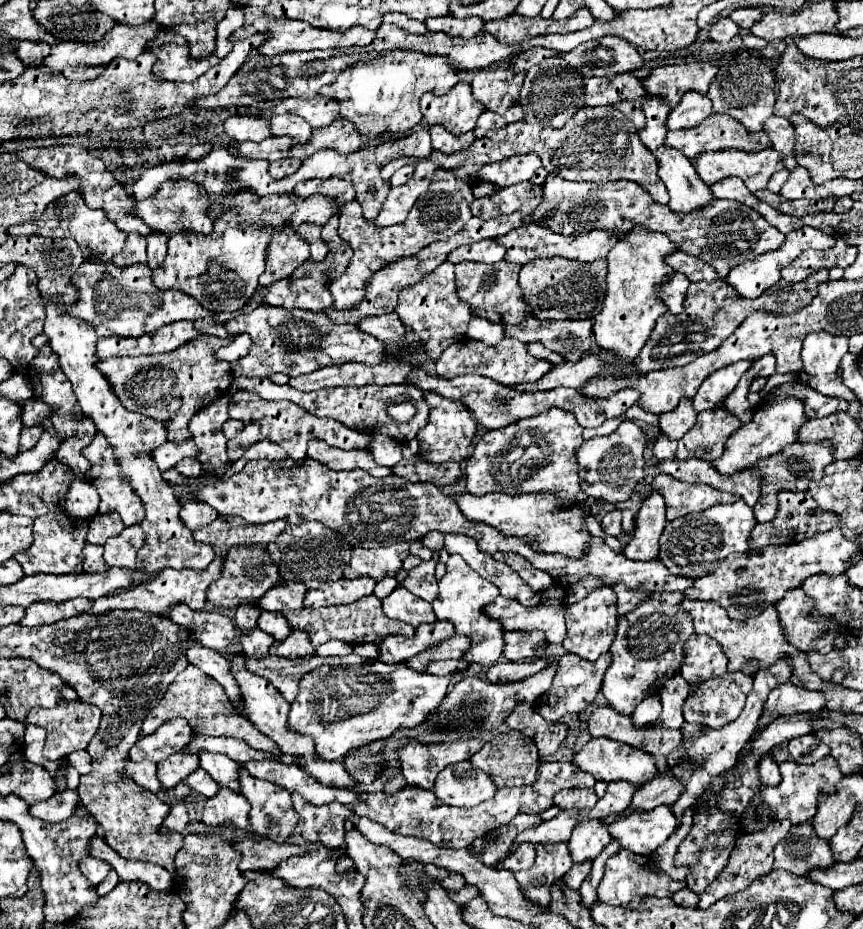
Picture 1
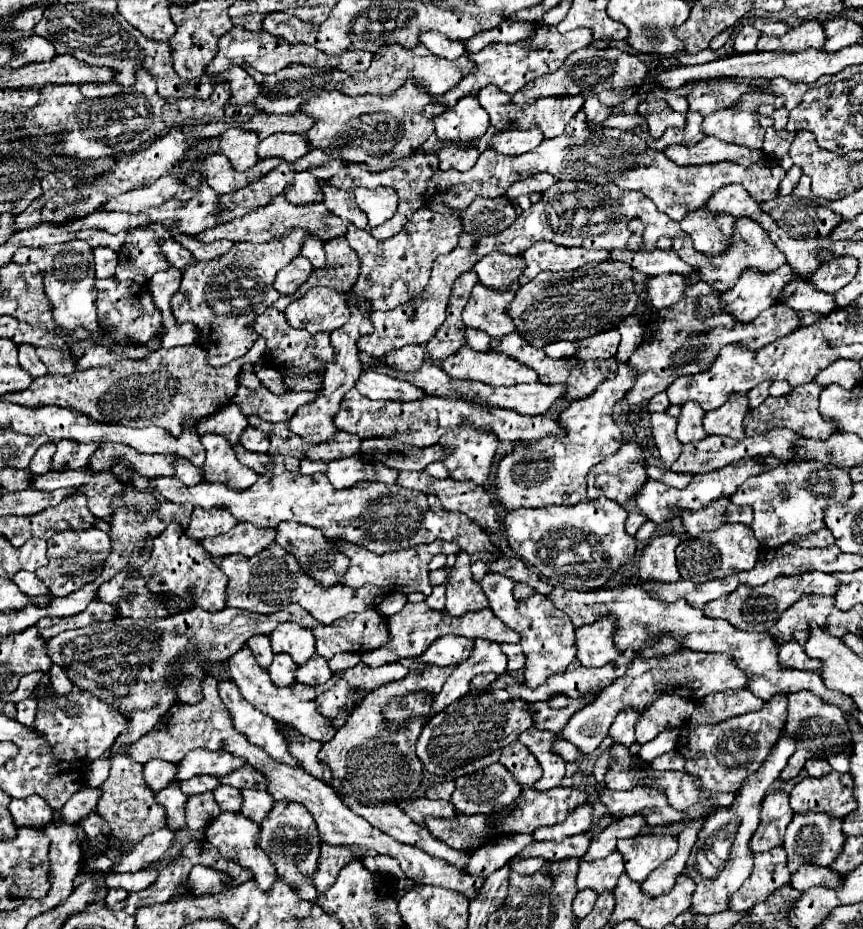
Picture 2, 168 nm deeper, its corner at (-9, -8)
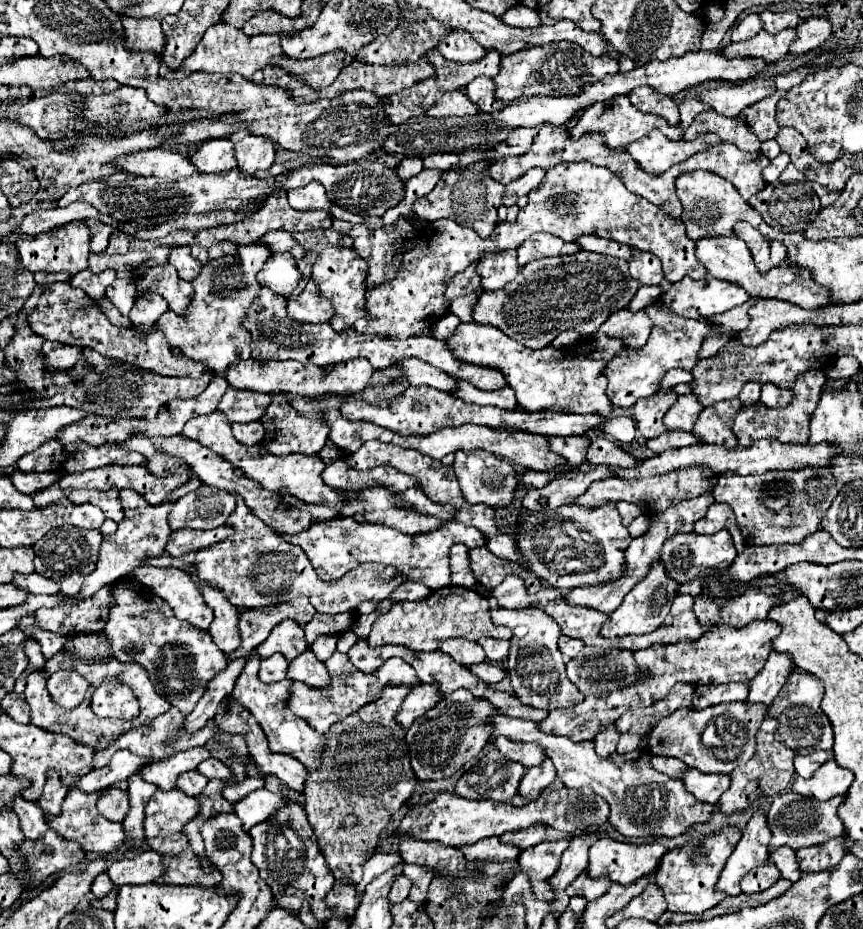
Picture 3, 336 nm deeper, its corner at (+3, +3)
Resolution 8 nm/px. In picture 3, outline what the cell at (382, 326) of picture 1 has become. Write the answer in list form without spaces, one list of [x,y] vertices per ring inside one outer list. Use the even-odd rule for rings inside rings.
[[[418,358],[398,362],[396,366],[400,366],[406,372],[408,382],[412,386],[432,386],[432,388],[444,390],[444,392],[454,392],[456,390],[456,380],[452,376],[444,374],[442,370],[436,370],[434,366],[422,362]]]

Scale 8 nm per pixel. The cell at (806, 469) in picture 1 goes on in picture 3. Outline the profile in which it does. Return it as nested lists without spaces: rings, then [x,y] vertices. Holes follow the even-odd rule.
[[[800,468],[800,470],[770,470],[762,476],[738,476],[724,472],[714,488],[716,502],[732,508],[736,524],[746,540],[754,546],[770,544],[800,544],[806,536],[820,530],[820,520],[838,496],[836,480],[830,468]]]

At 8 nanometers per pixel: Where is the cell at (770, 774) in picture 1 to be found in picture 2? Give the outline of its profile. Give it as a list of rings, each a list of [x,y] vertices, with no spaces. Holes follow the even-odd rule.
[[[770,791],[768,797],[764,797],[764,805],[760,809],[760,825],[750,839],[754,853],[782,845],[786,825],[794,817],[788,799],[790,797],[786,791]]]

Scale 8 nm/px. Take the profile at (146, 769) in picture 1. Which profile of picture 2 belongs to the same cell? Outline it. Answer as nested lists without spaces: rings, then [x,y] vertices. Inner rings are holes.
[[[172,781],[172,785],[166,785],[154,797],[156,797],[156,803],[160,803],[162,807],[166,807],[168,827],[174,829],[174,831],[182,829],[186,825],[186,821],[184,821],[184,807],[186,807],[186,799],[188,797],[180,791],[178,783]]]

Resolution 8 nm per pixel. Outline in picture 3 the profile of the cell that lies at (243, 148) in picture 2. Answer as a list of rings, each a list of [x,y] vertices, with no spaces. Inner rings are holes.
[[[228,138],[206,140],[194,154],[188,156],[200,174],[226,172],[236,168],[234,142]]]

